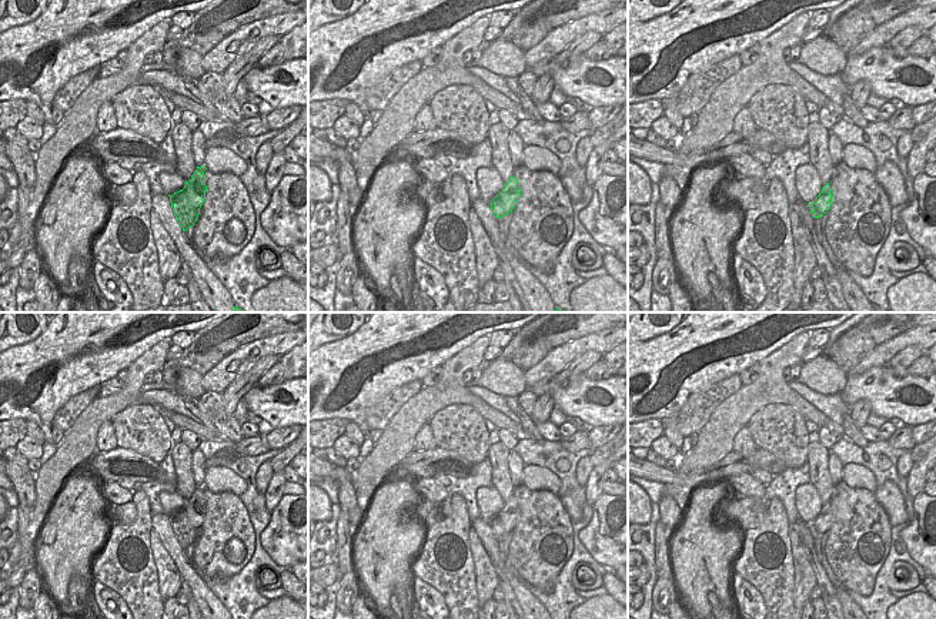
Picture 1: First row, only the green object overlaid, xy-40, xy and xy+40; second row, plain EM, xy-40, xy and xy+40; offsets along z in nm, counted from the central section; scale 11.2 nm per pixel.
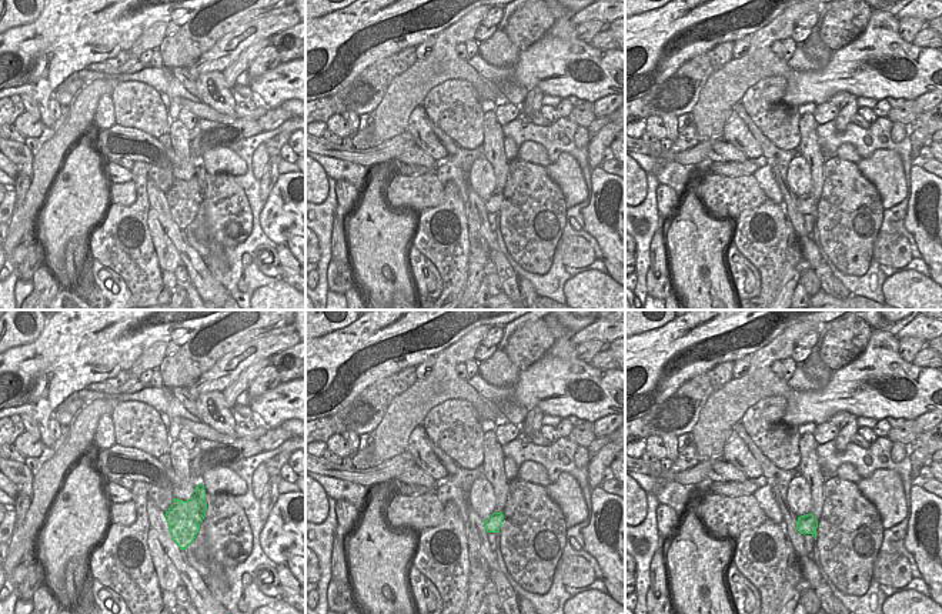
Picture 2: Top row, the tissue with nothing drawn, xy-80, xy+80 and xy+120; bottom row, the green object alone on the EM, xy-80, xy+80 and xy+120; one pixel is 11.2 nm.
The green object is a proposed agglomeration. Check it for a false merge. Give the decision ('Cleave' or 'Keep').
Cleave

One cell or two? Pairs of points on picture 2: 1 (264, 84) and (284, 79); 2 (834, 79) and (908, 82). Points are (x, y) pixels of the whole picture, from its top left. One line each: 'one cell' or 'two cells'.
1: one cell
2: one cell

